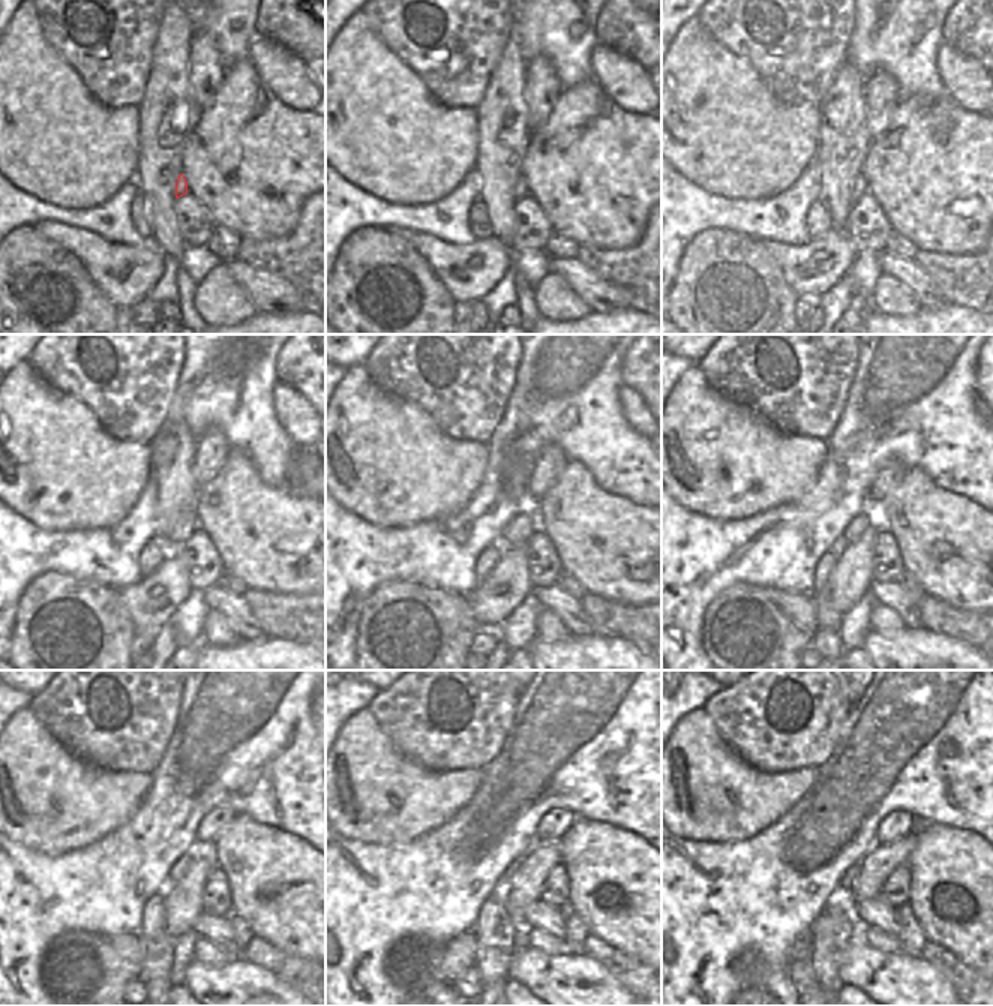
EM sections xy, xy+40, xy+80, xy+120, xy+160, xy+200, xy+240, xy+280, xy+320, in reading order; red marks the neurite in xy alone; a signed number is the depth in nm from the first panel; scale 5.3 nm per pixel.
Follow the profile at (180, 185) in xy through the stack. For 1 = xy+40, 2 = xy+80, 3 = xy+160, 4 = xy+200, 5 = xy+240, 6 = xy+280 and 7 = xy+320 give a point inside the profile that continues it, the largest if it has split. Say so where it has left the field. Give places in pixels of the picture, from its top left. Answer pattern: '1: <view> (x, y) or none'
1: xy+40 (521, 191)
2: xy+80 (860, 188)
3: xy+160 (518, 531)
4: xy+200 (869, 516)
5: xy+240 (198, 849)
6: xy+280 (515, 867)
7: xy+320 (842, 897)

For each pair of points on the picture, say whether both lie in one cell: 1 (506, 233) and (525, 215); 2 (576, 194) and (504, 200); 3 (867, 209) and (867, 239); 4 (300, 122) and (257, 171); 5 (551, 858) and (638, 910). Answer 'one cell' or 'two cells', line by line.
1: two cells
2: two cells
3: one cell
4: one cell
5: two cells

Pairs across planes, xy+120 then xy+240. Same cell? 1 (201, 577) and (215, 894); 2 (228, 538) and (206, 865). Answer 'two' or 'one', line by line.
1: one
2: two

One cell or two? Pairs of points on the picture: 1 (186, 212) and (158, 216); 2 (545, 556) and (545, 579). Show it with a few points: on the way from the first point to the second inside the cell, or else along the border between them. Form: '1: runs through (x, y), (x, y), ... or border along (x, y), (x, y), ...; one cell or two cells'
1: border along (174, 198), (174, 222), (185, 246); two cells
2: runs through (543, 562), (542, 570), (545, 573); one cell

